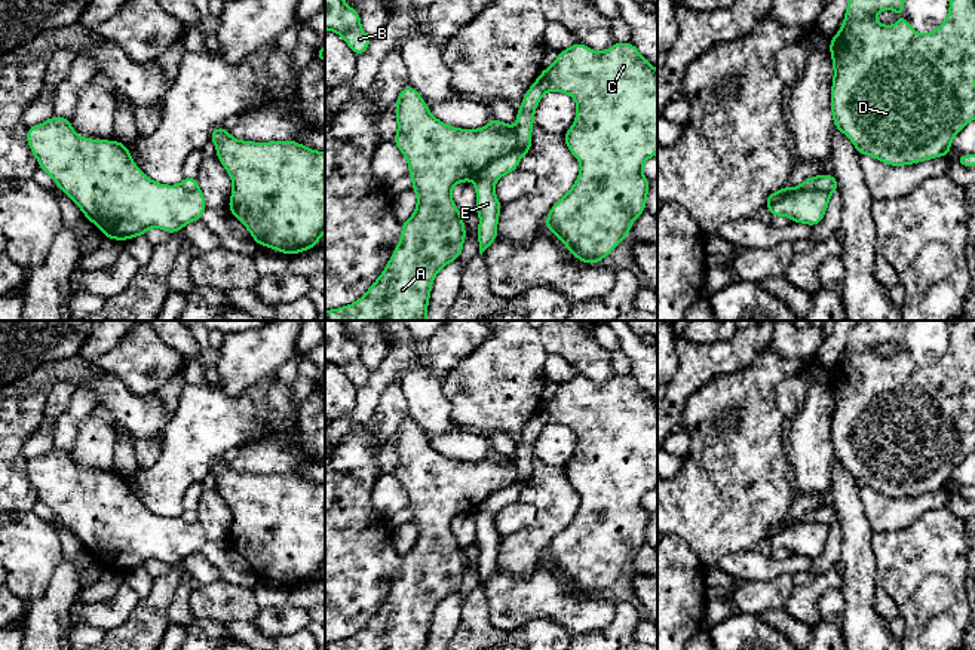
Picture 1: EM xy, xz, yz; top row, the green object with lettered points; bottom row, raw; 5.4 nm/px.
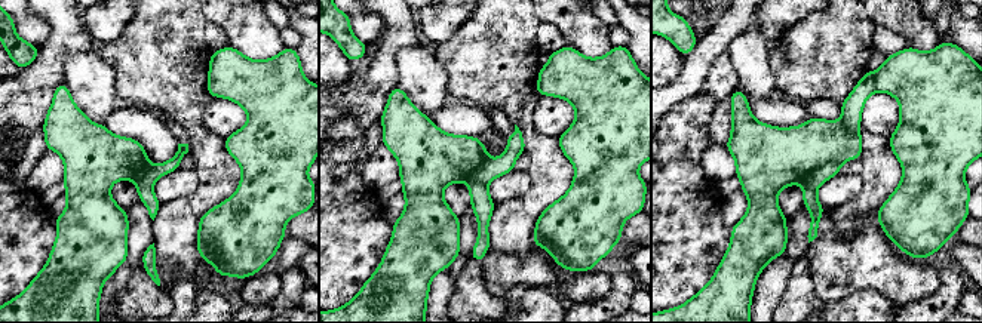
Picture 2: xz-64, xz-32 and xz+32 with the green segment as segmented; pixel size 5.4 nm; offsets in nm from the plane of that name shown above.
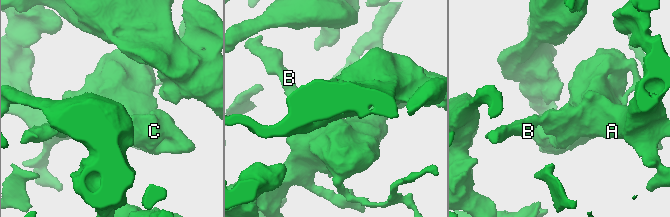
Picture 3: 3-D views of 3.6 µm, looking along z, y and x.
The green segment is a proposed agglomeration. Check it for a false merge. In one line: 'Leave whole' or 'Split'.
Split

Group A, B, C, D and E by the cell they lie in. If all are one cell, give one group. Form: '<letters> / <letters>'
A B C D / E

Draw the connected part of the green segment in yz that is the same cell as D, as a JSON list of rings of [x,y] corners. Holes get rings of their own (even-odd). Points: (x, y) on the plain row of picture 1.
[[[862,321],[849,331],[844,355],[840,364],[830,372],[830,384],[834,399],[831,420],[831,444],[834,459],[853,475],[861,488],[868,487],[892,499],[911,497],[939,488],[948,488],[951,472],[968,454],[975,451],[975,321],[944,321],[950,329],[950,344],[945,353],[930,367],[916,365],[904,352],[902,341],[908,322],[910,321]],[[886,341],[892,341],[899,347],[899,353],[892,359],[886,359],[873,350],[876,346]]]

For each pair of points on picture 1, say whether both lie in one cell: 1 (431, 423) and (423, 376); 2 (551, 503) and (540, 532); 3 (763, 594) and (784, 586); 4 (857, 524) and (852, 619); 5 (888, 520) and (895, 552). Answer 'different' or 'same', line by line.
1: same
2: same
3: same
4: same
5: different

